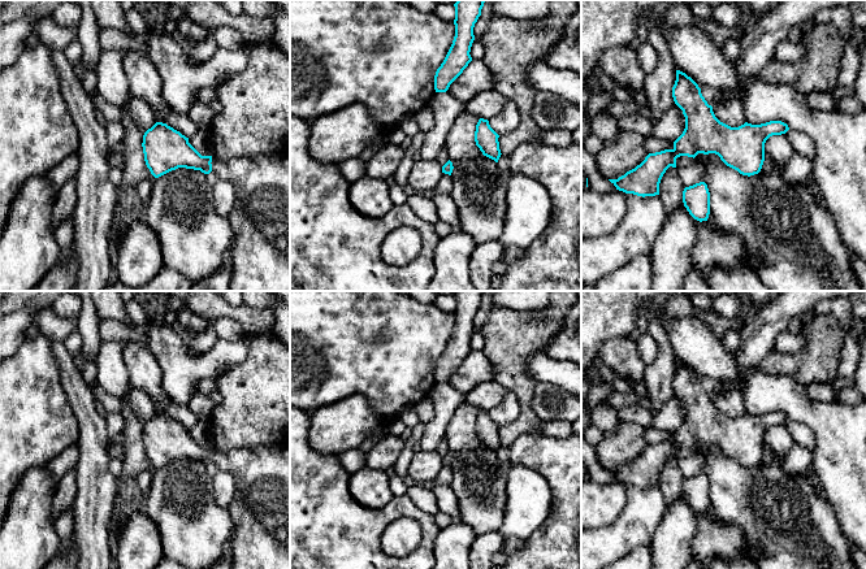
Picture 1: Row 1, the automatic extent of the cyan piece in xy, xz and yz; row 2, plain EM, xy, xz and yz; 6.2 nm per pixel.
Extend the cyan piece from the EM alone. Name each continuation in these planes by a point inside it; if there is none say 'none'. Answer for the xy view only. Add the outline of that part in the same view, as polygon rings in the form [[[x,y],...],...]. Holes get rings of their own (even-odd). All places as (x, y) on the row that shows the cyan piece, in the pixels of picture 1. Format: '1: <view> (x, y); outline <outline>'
1: xy (260, 218); outline [[[285,153],[261,155],[254,158],[218,161],[212,157],[212,173],[231,183],[237,200],[228,216],[234,231],[230,252],[231,275],[229,291],[290,291],[290,158]]]

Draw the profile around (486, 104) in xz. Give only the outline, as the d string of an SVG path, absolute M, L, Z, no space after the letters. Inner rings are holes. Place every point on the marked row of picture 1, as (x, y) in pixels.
M490 88L476 94L464 104L464 109L484 120L490 120L498 116L505 107L507 97L499 94L495 88Z

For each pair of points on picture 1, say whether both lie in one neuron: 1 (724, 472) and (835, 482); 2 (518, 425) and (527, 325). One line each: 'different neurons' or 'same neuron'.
1: different neurons
2: same neuron

